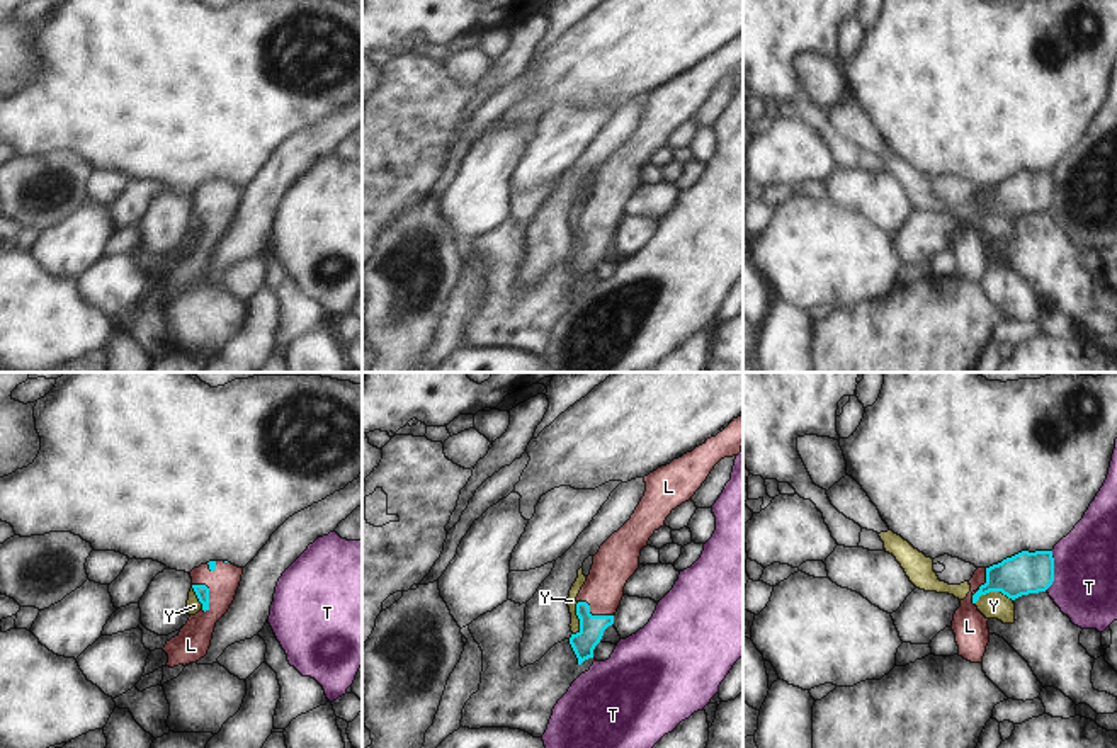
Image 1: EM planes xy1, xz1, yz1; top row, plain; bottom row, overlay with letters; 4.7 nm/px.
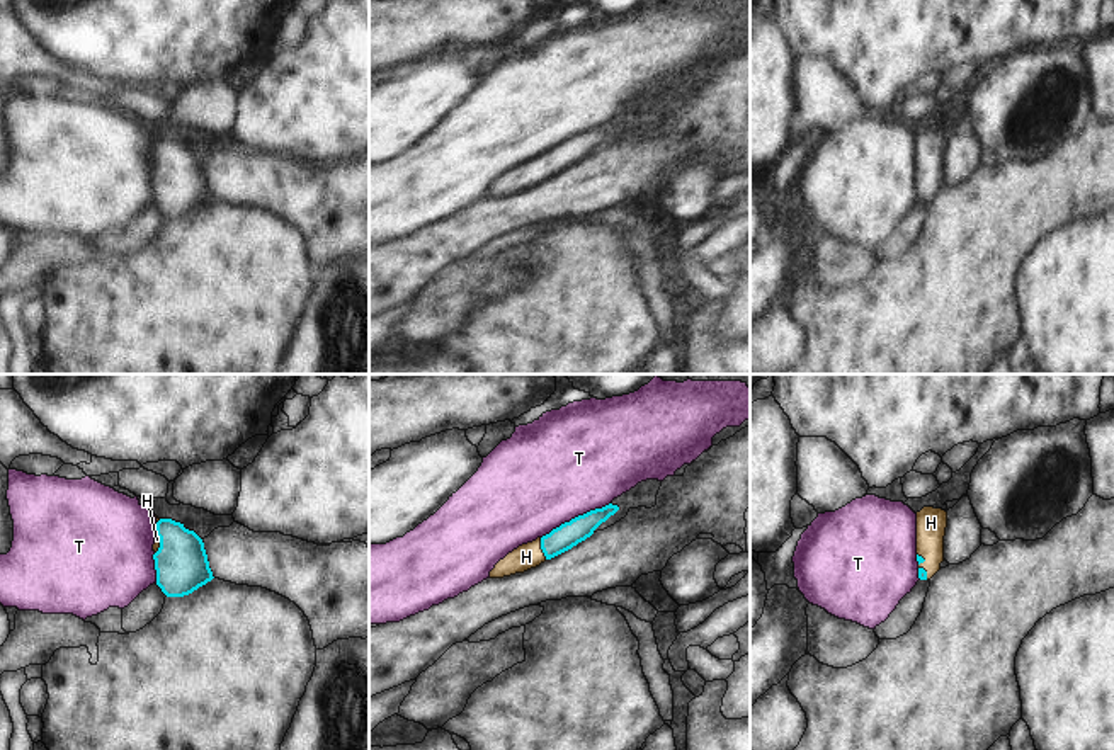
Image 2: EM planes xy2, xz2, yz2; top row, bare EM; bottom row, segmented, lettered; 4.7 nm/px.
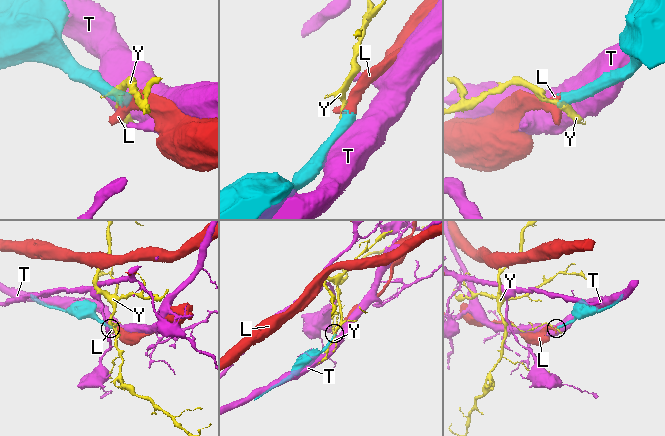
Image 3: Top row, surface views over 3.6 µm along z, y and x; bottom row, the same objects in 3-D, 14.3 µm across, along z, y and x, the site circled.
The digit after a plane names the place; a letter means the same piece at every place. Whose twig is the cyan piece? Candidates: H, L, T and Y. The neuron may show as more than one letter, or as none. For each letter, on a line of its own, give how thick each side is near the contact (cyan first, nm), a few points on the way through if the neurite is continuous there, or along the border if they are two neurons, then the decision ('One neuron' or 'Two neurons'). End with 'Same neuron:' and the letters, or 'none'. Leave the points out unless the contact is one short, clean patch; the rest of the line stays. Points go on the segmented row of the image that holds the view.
H: Thickness 120 nm (cyan) against 120 nm. Path across: xz2 (568, 534), (541, 548), (526, 556). One neuron
L: Thickness 60 nm (cyan) against 160 nm. Path across: xy1 (201, 590), (208, 594), (208, 617), (194, 638). One neuron
T: Thickness 120 nm (cyan) against 500 nm. Two neurons
Y: Thickness 200 nm (cyan) against 130 nm. Boundary: yz1 (1012, 599), (1000, 592), (986, 592), (975, 604). Two neurons
Same neuron: H, L

